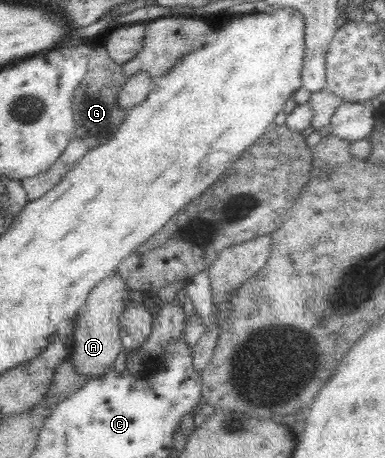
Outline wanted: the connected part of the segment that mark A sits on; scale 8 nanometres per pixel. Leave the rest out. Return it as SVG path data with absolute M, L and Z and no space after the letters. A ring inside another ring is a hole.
M113 273L105 277L89 292L85 307L79 311L79 317L73 322L72 353L69 358L75 370L84 377L103 376L114 369L113 363L122 348L119 320L128 302L125 298L128 291L125 278L121 277L121 274Z

